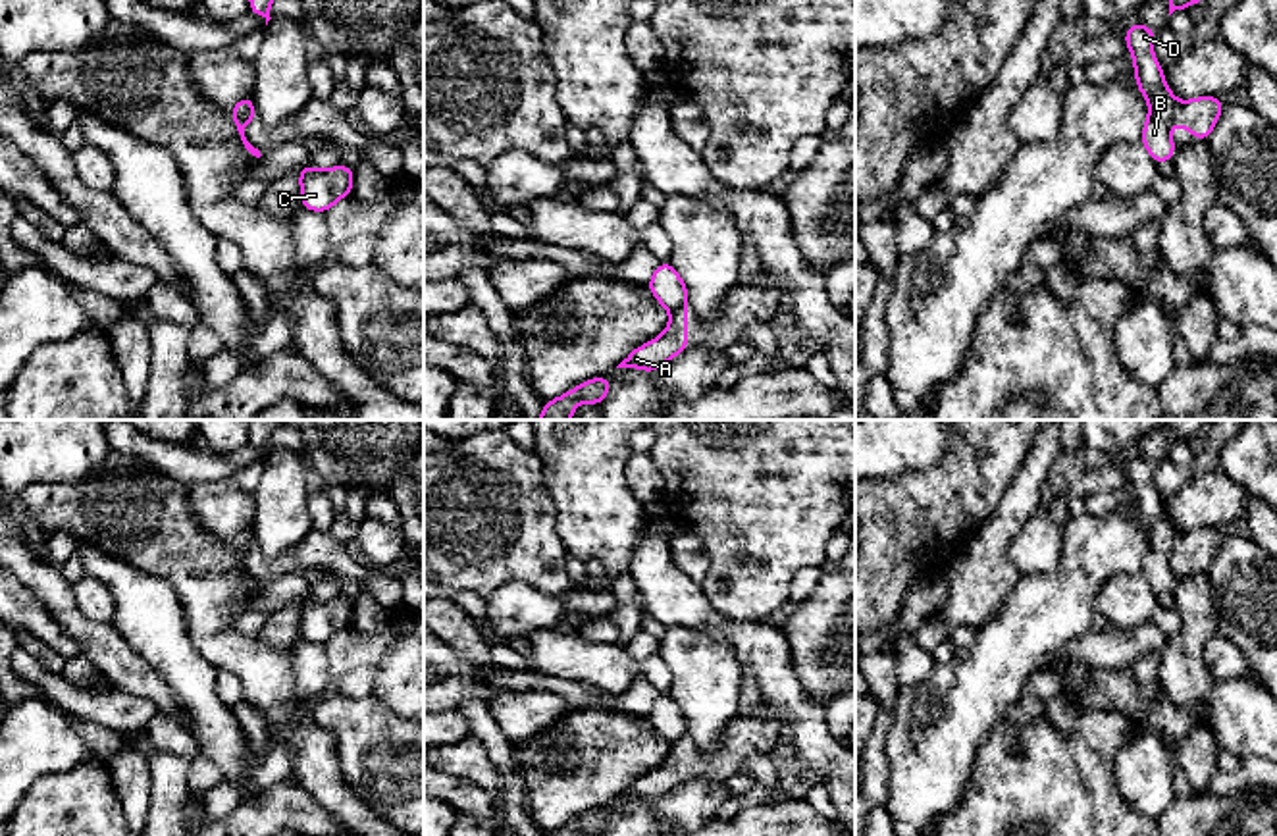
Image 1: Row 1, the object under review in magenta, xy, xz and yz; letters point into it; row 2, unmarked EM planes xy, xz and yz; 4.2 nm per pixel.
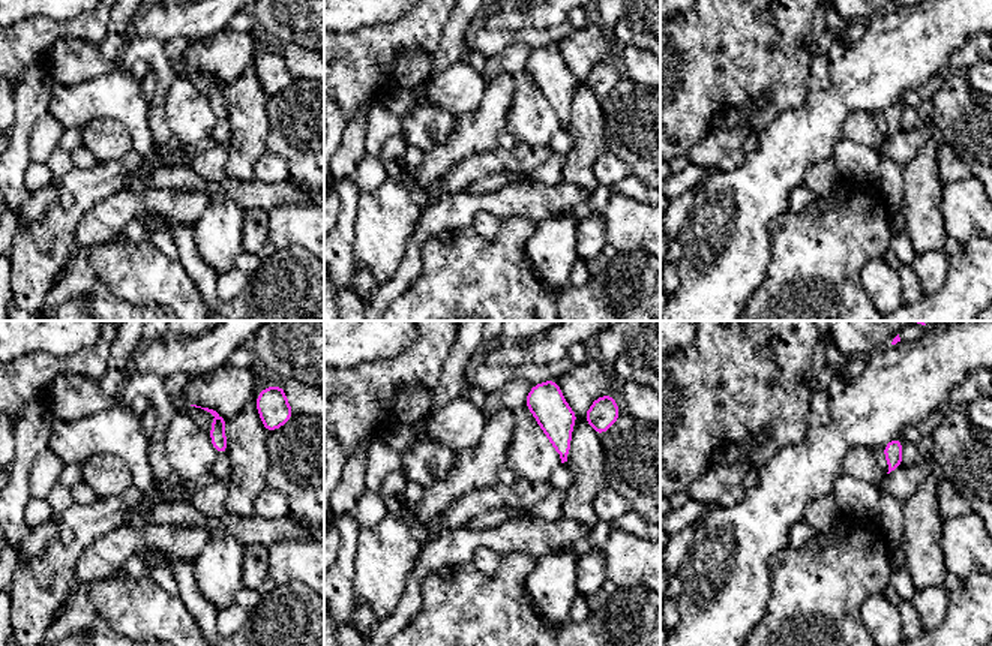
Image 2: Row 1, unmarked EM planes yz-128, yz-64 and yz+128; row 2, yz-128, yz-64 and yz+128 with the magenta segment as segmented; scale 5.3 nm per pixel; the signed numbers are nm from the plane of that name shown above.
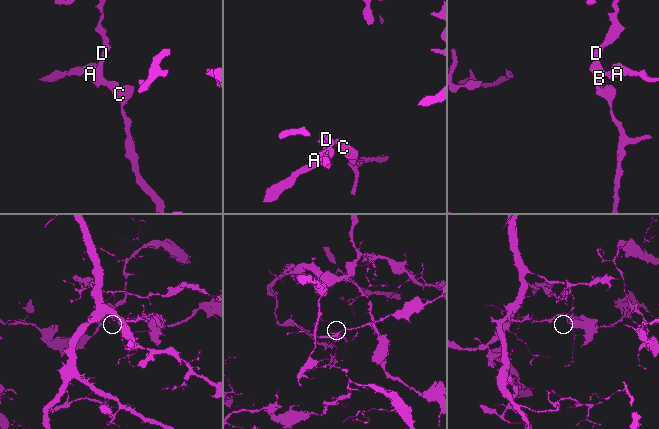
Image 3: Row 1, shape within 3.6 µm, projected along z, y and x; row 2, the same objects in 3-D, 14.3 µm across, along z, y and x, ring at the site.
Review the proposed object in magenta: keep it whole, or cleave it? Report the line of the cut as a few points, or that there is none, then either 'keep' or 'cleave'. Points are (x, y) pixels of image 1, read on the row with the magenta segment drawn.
cut yz (1177, 103), (1172, 120); cleave

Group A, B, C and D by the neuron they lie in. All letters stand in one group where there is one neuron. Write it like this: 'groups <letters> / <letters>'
groups A / B C D

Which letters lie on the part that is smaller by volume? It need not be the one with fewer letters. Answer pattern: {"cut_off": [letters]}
{"cut_off": ["A"]}

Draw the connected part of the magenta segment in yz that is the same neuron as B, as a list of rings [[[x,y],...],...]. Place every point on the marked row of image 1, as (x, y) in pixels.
[[[1134,23],[1123,37],[1133,54],[1138,91],[1150,104],[1140,143],[1146,146],[1156,164],[1169,162],[1175,154],[1171,123],[1177,100],[1163,83],[1161,64],[1152,54],[1156,31],[1144,23]]]

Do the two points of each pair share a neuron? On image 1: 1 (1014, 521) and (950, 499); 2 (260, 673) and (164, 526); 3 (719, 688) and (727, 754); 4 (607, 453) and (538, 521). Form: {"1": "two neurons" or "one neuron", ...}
{"1": "two neurons", "2": "one neuron", "3": "two neurons", "4": "two neurons"}

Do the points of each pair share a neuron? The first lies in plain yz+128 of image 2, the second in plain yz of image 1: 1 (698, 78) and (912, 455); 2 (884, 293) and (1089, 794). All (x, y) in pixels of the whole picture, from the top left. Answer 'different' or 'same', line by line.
1: different
2: different

